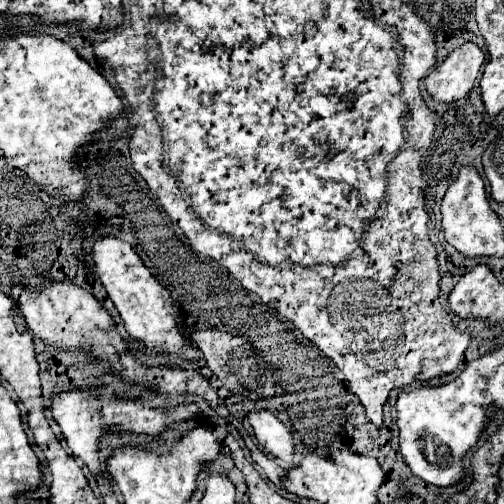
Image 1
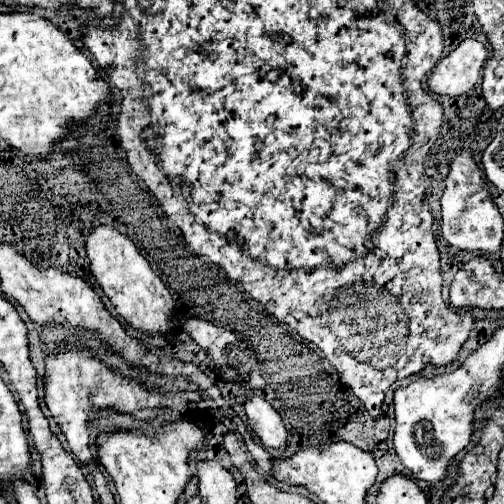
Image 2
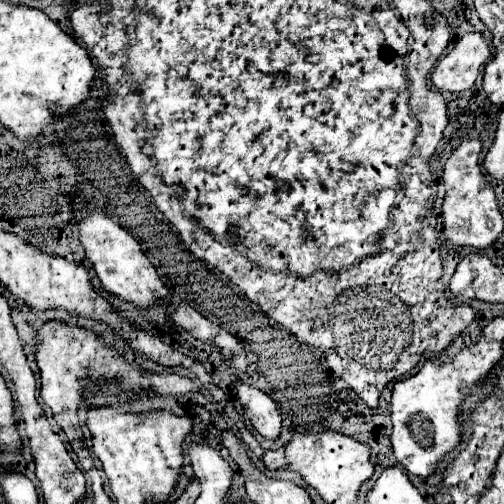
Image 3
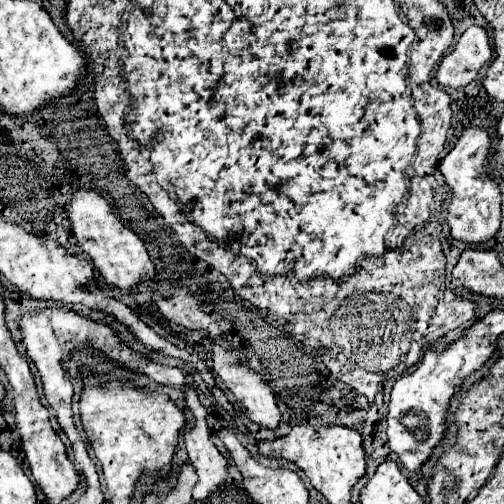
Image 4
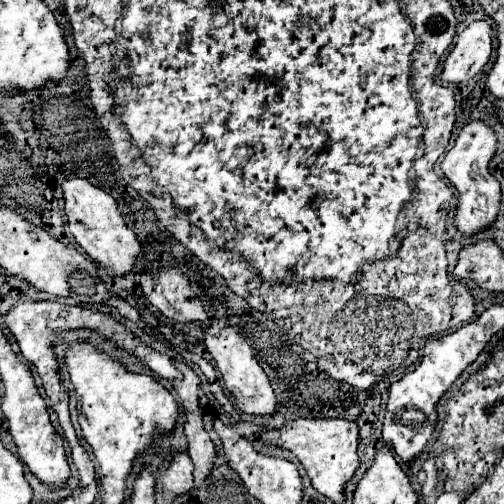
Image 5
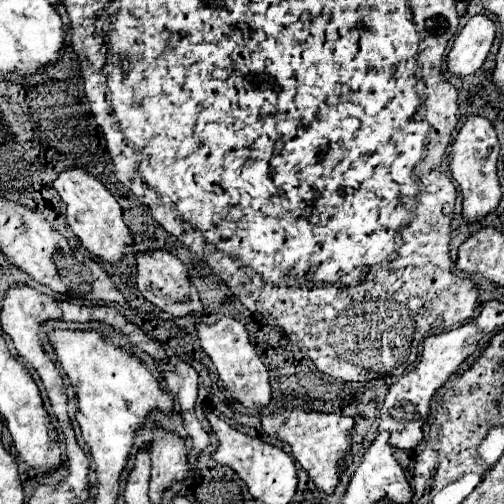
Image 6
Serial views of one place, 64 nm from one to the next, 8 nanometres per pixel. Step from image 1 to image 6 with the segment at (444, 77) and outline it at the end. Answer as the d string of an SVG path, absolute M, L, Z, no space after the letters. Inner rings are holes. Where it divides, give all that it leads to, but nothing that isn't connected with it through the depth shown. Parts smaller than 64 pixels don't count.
M484 14L472 16L452 44L448 54L448 70L460 76L476 72L492 48L494 32L496 24L492 18Z

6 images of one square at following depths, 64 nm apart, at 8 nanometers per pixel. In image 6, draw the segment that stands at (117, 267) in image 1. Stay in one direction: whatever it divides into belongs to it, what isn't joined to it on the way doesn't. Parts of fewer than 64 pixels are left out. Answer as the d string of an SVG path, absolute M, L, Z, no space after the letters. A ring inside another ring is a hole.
M68 166L64 168L58 178L52 182L58 190L60 198L66 204L66 220L74 234L80 238L82 246L90 250L94 256L100 256L108 262L116 262L124 256L126 246L132 244L130 230L122 222L122 208L116 198L106 190L106 186L96 180L86 166Z

